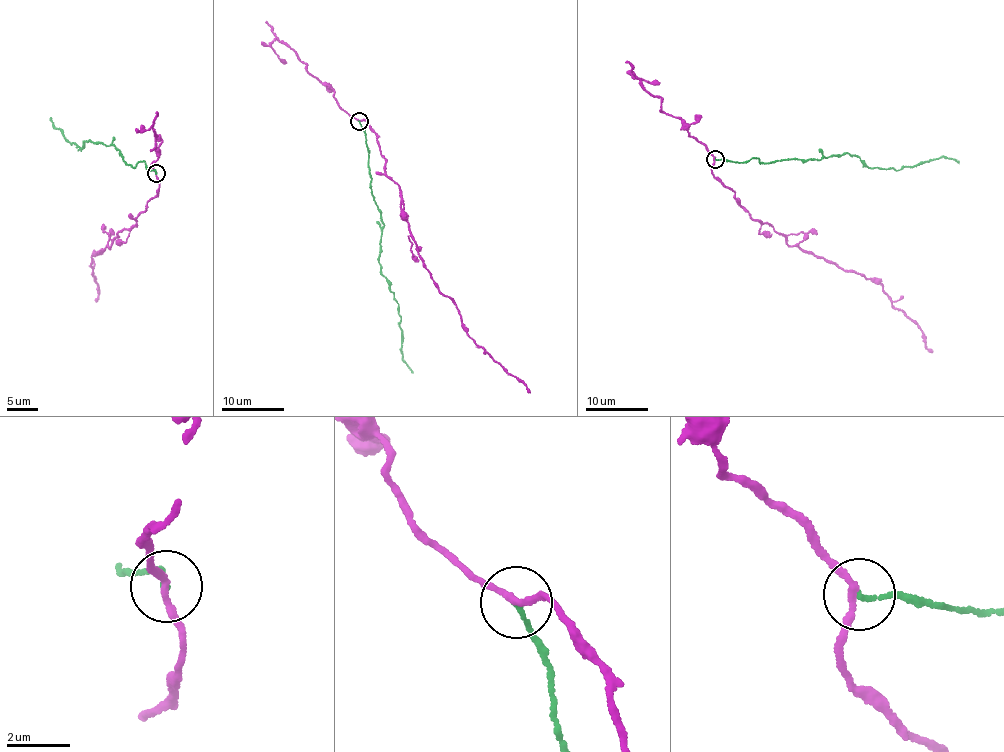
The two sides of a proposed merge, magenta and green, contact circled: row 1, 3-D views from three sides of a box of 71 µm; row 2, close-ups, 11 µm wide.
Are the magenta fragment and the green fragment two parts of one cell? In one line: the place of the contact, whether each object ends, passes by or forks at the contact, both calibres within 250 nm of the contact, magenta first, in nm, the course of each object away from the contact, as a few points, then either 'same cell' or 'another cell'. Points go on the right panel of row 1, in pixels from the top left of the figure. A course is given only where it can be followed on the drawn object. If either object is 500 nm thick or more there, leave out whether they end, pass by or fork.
(715, 159) | magenta passes by | green ends | 200/150 nm | magenta via (715, 158), (712, 175), (734, 192), (738, 205), (789, 246), (876, 281), (921, 329), (932, 352) | green via (715, 158), (738, 162), (755, 157), (762, 163), (848, 153), (867, 166), (887, 169), (942, 156), (959, 164) | another cell

